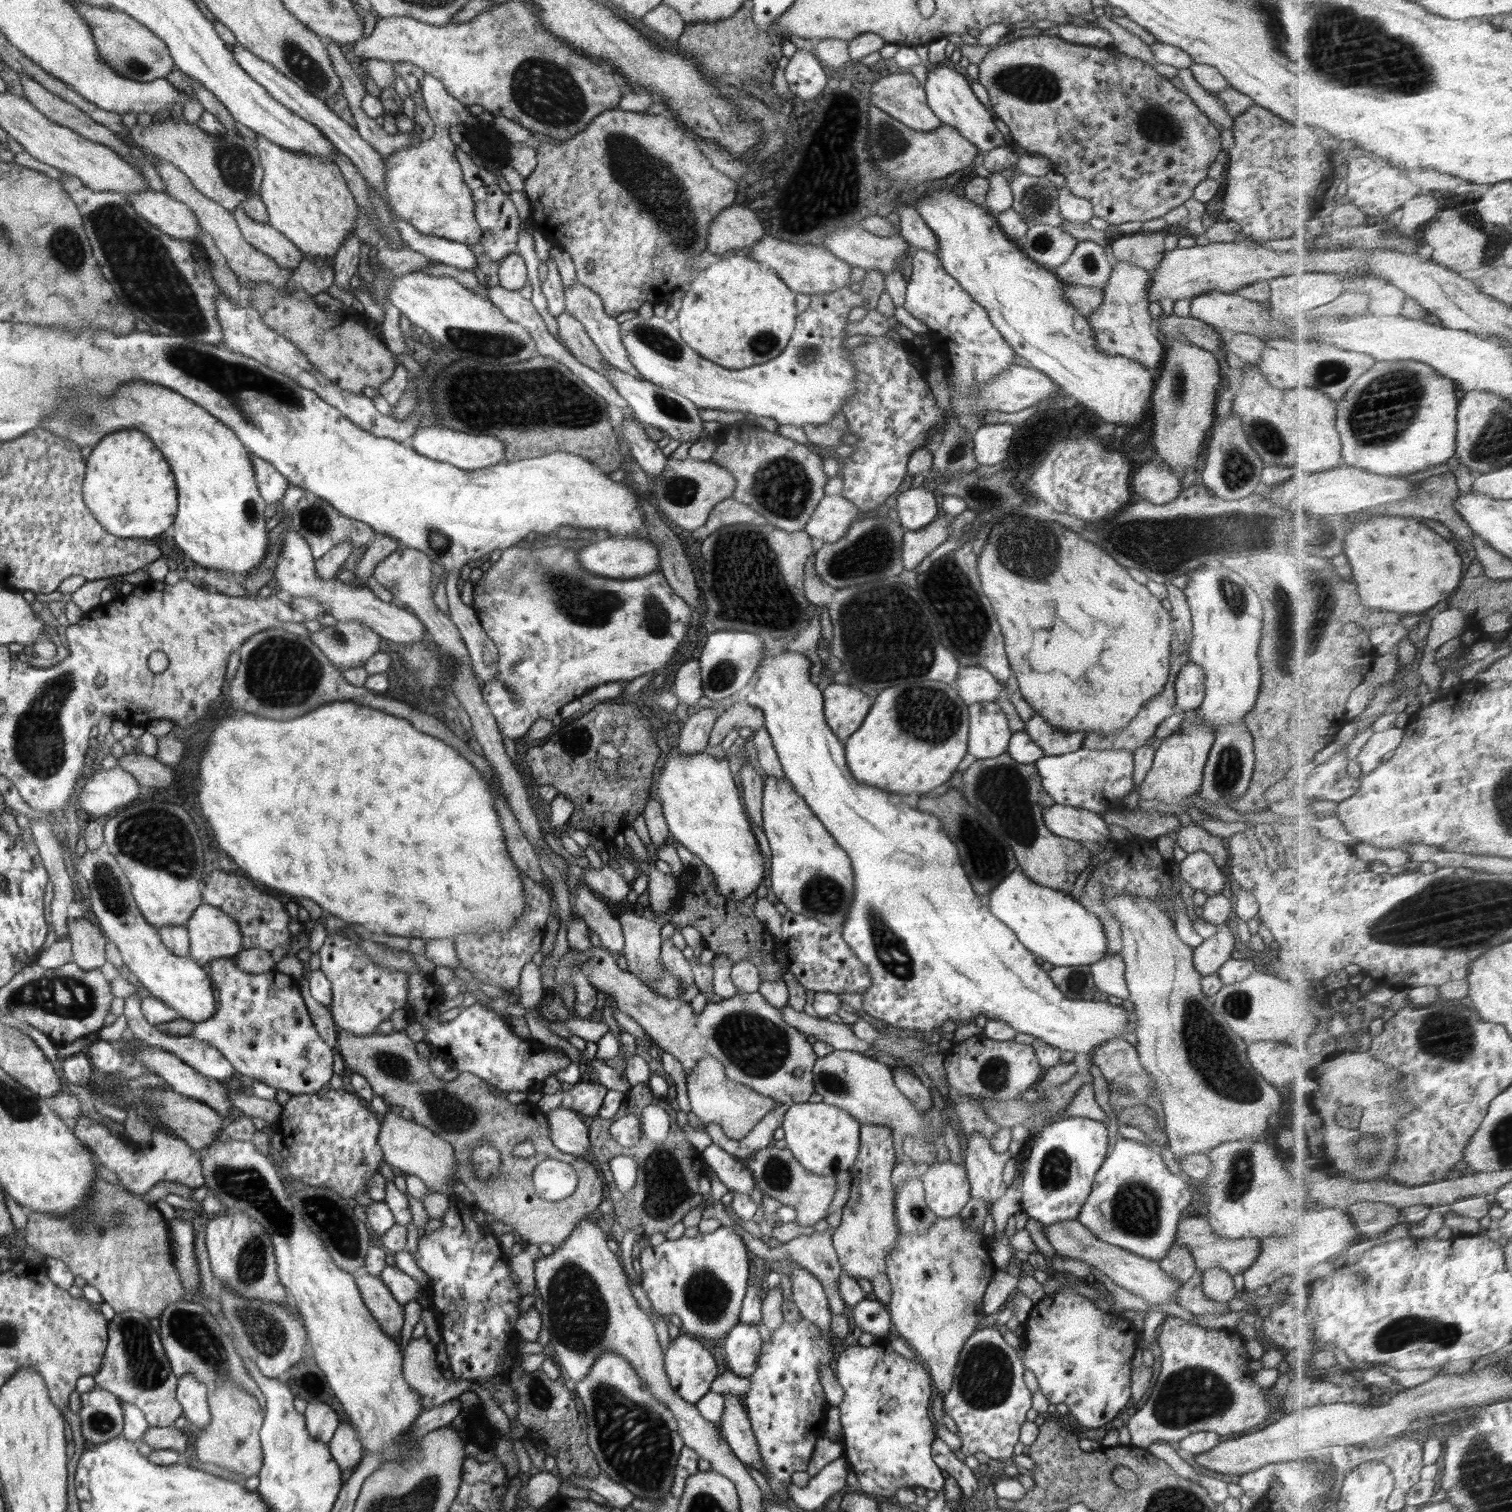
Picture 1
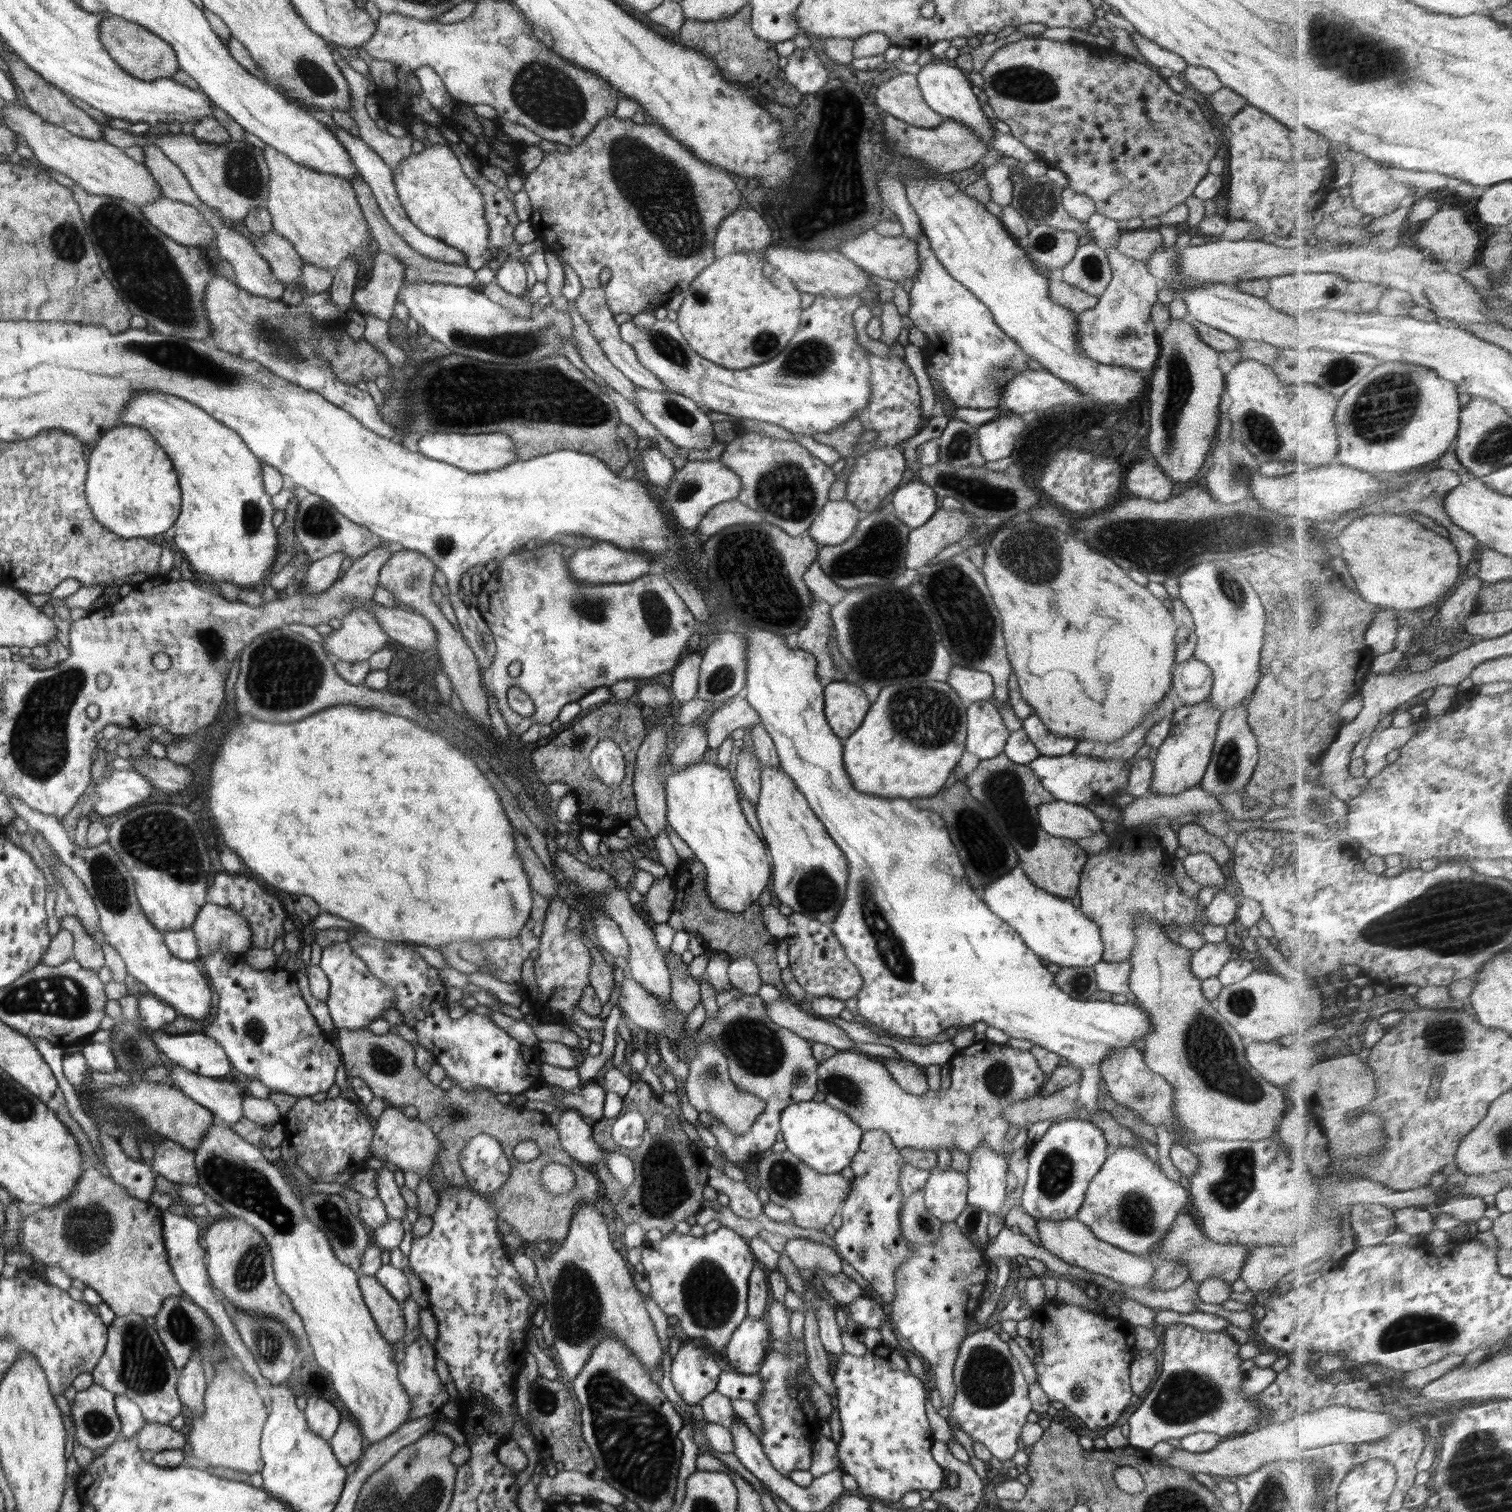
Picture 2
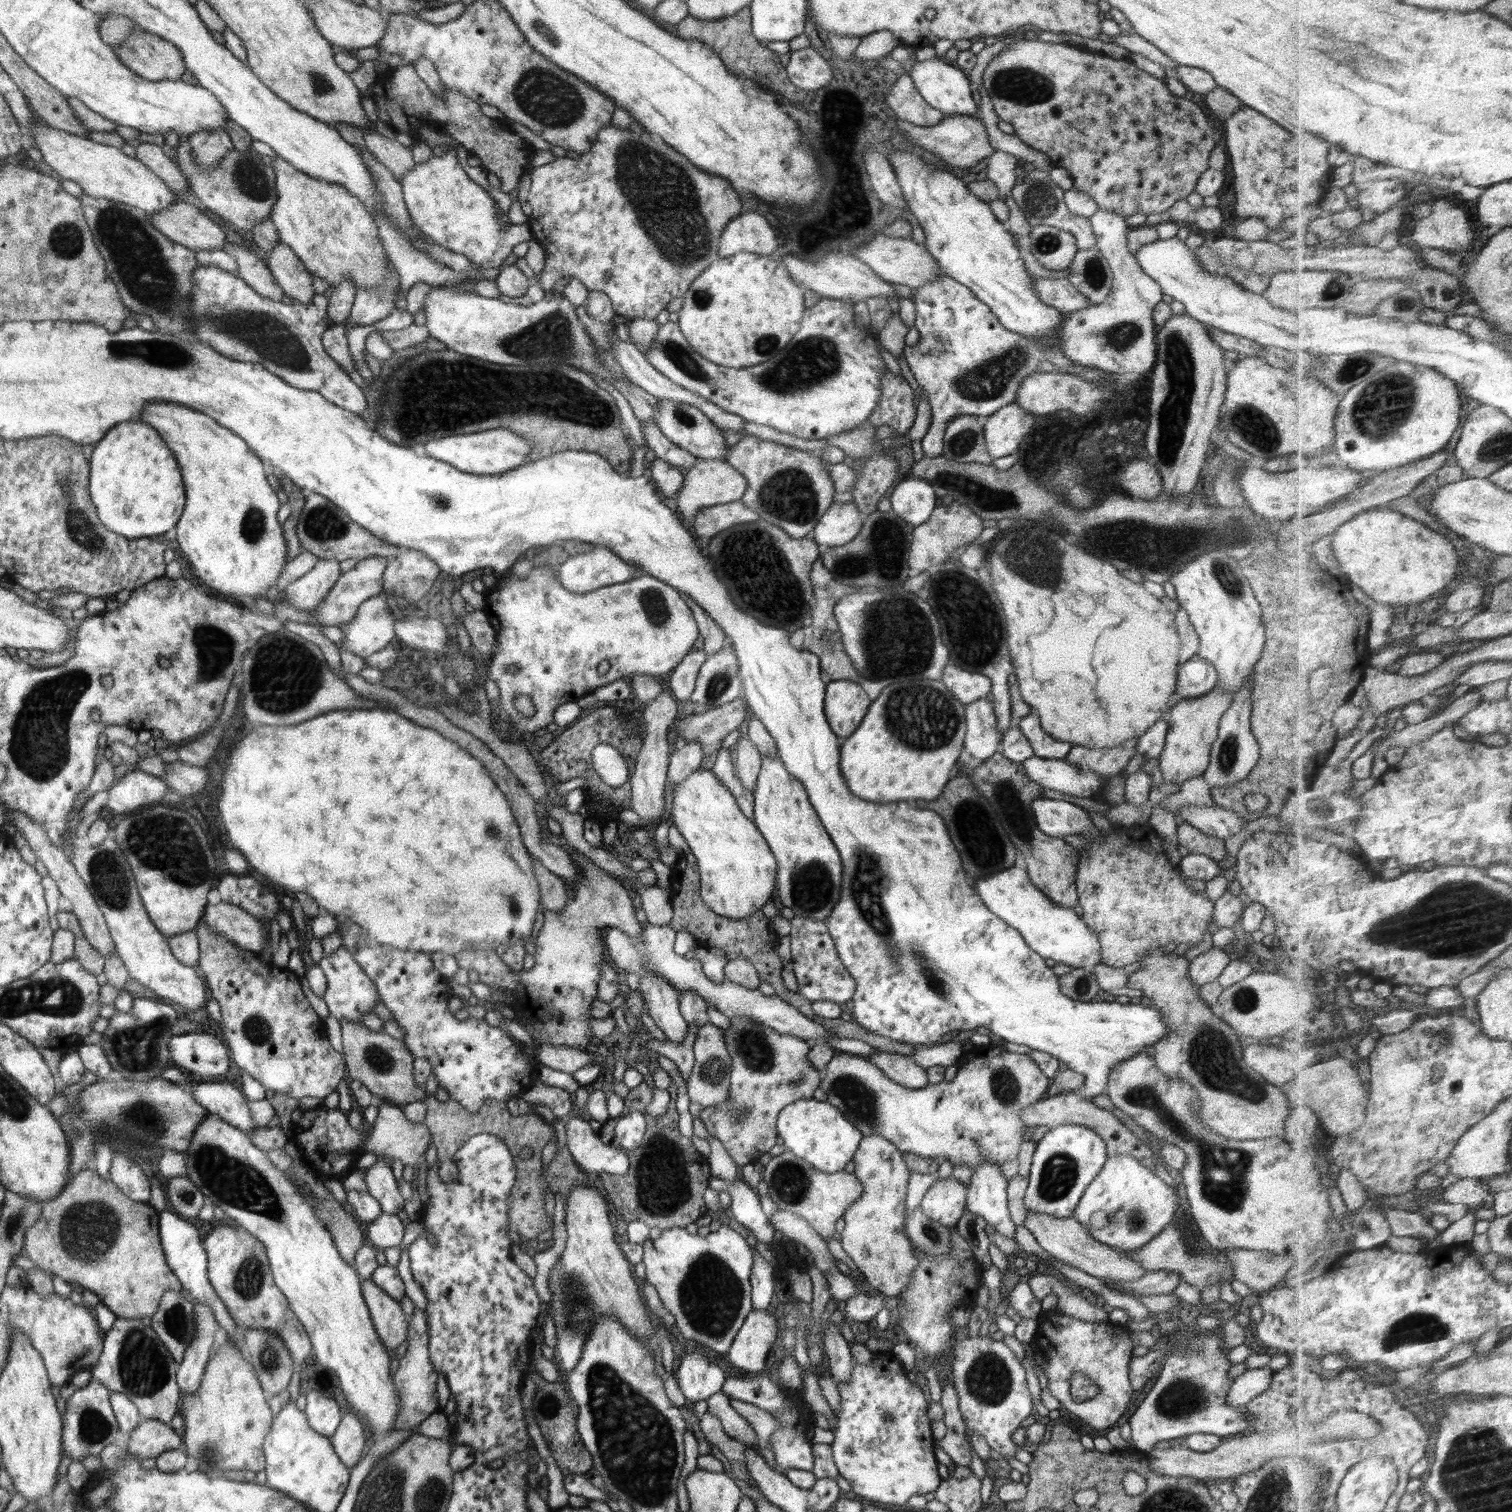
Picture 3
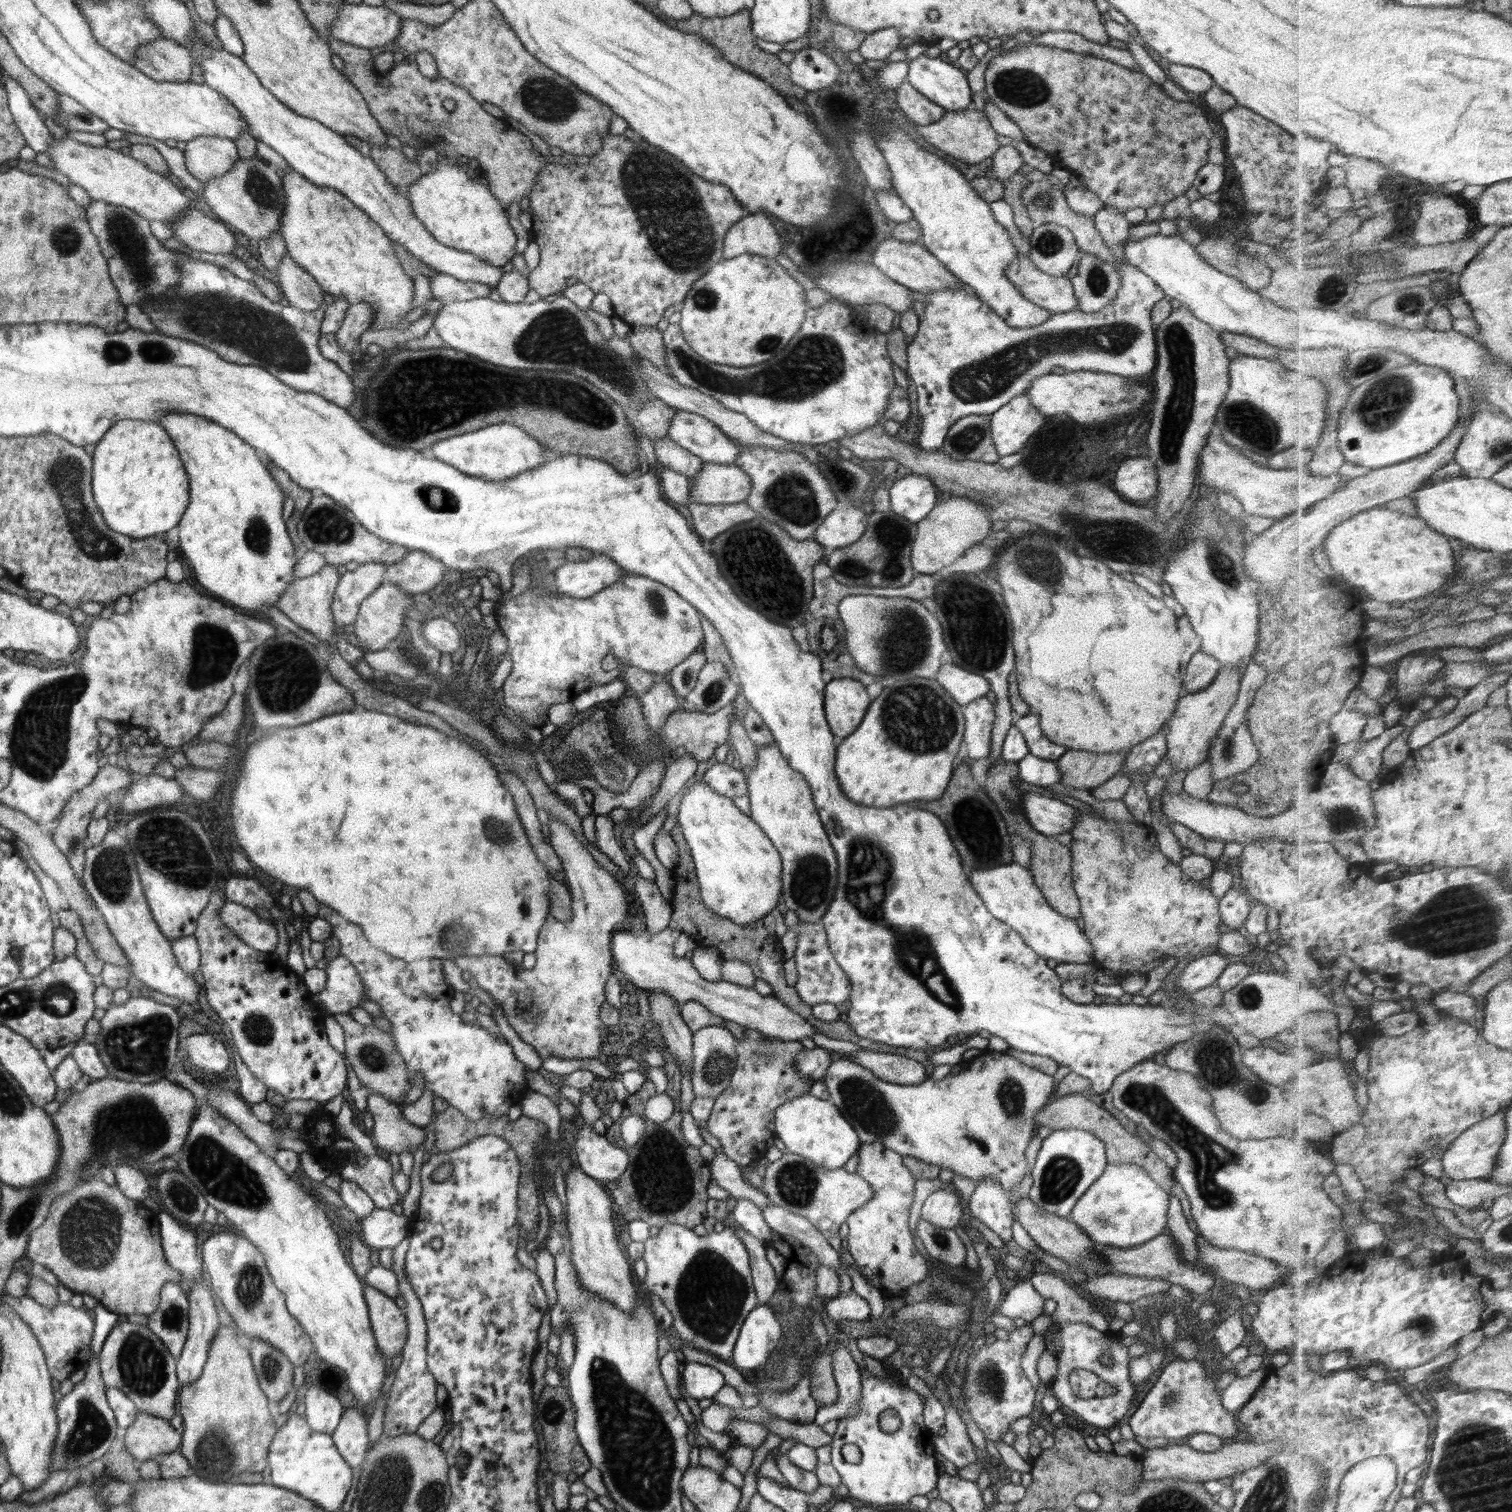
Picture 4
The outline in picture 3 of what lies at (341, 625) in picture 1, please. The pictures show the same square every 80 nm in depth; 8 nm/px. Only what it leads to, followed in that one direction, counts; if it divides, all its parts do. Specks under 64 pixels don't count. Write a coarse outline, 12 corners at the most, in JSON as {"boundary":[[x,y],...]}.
{"boundary":[[383,590],[358,607],[344,646],[365,659],[397,638]]}

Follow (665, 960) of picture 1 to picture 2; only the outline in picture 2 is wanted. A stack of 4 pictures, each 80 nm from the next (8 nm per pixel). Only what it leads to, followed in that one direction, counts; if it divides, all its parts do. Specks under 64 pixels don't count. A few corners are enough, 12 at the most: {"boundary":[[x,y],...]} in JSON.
{"boundary":[[669,950],[671,1000],[689,1015],[701,1002],[699,983],[681,955]]}

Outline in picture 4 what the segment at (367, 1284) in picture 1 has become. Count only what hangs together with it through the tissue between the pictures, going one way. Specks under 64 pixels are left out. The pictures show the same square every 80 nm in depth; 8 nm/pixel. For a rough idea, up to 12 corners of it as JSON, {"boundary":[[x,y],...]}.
{"boundary":[[372,1286],[364,1299],[379,1353],[407,1341],[403,1310]]}

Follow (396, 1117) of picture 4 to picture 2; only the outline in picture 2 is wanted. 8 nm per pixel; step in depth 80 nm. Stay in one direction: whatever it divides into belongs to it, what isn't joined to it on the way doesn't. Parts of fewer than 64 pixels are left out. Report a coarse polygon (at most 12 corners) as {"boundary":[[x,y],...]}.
{"boundary":[[387,1105],[371,1153],[393,1169],[429,1175],[440,1139]]}

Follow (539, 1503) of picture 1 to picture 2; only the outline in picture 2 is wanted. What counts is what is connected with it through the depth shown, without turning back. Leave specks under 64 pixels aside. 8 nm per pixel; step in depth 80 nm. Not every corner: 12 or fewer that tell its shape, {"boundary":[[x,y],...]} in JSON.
{"boundary":[[558,1470],[537,1493],[590,1496],[615,1507],[627,1500],[598,1474]]}

